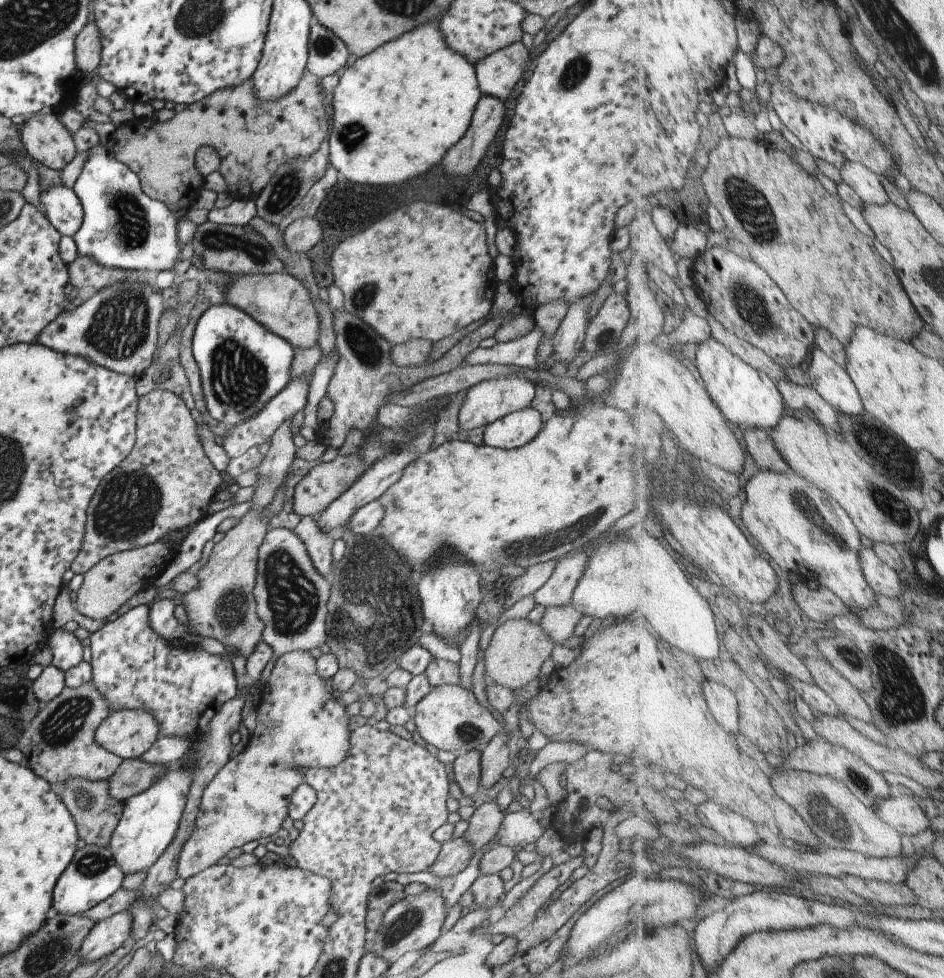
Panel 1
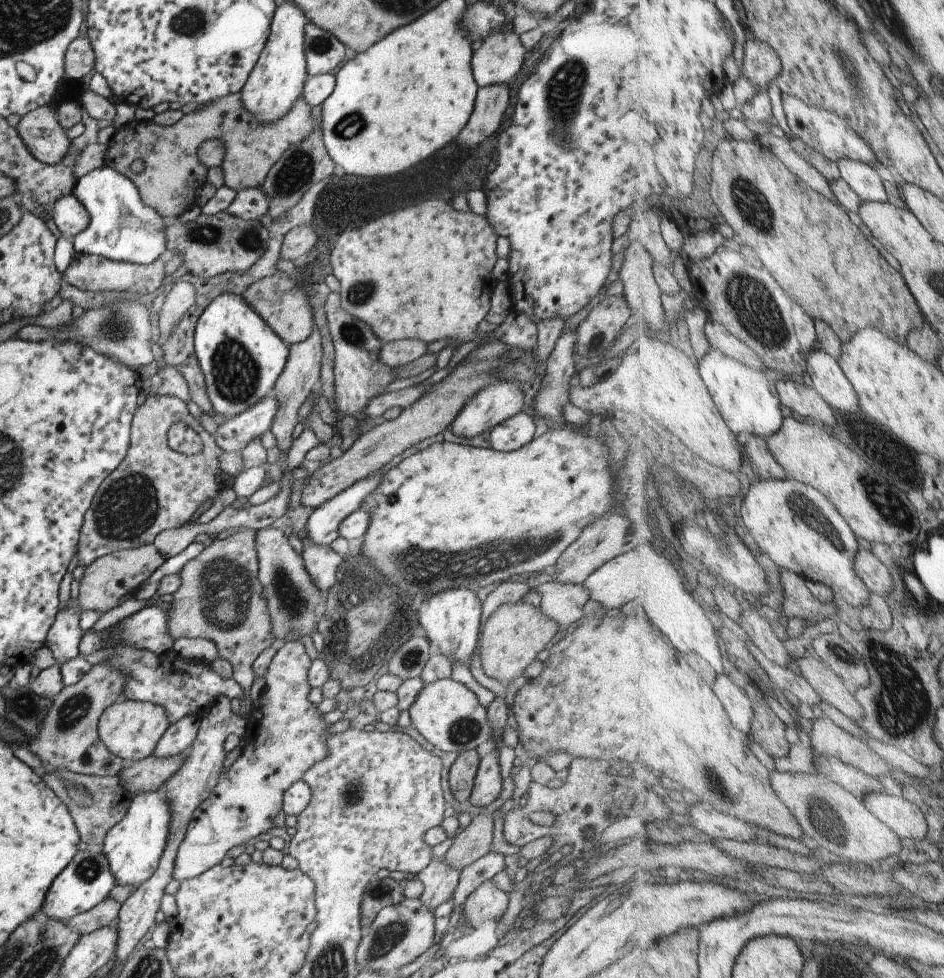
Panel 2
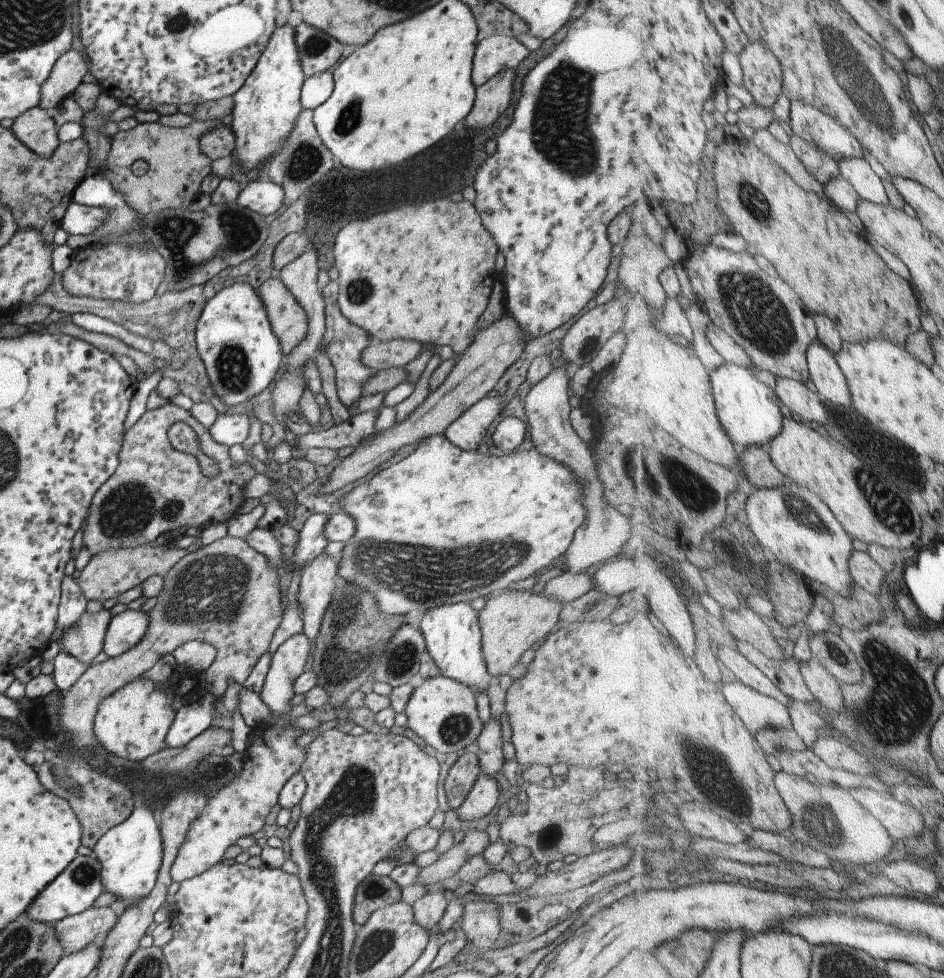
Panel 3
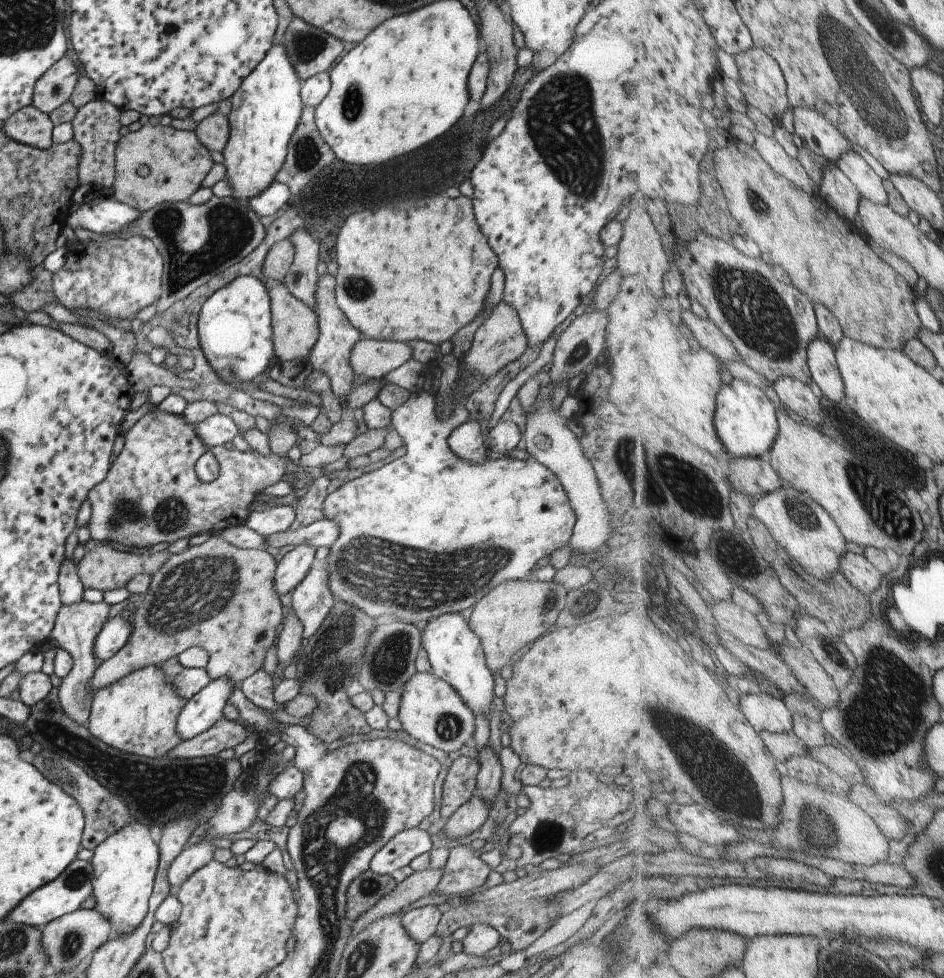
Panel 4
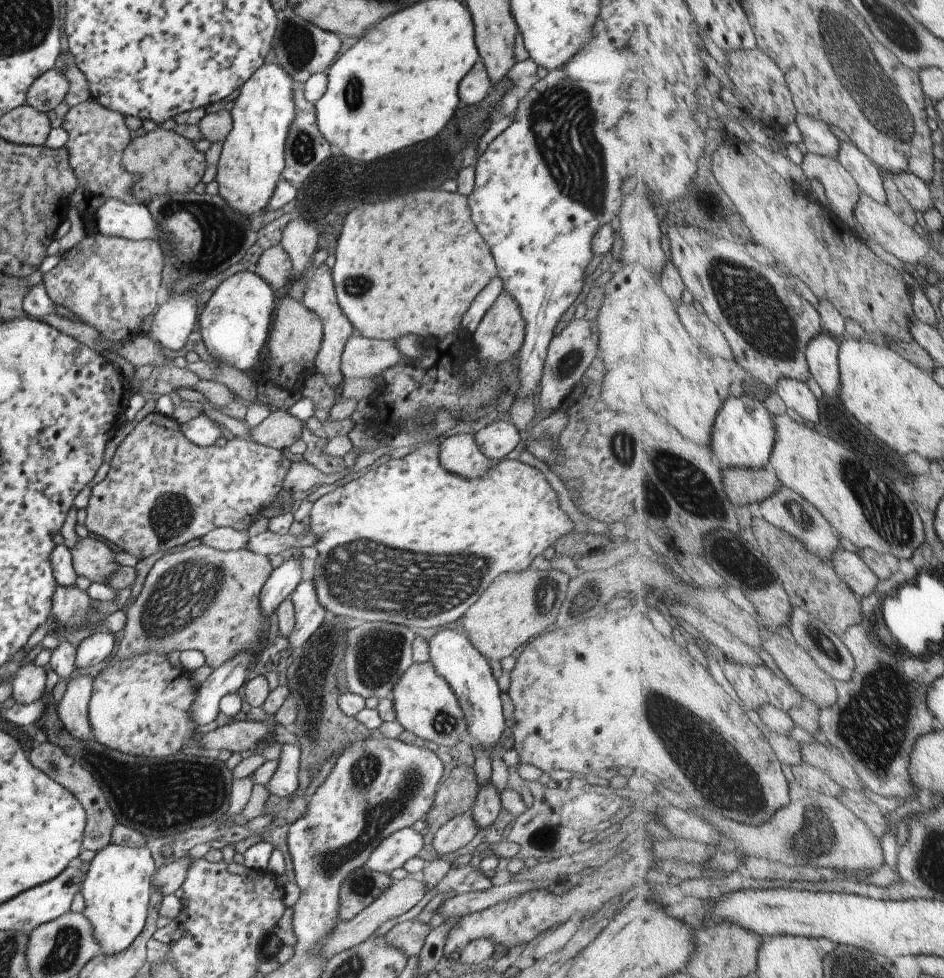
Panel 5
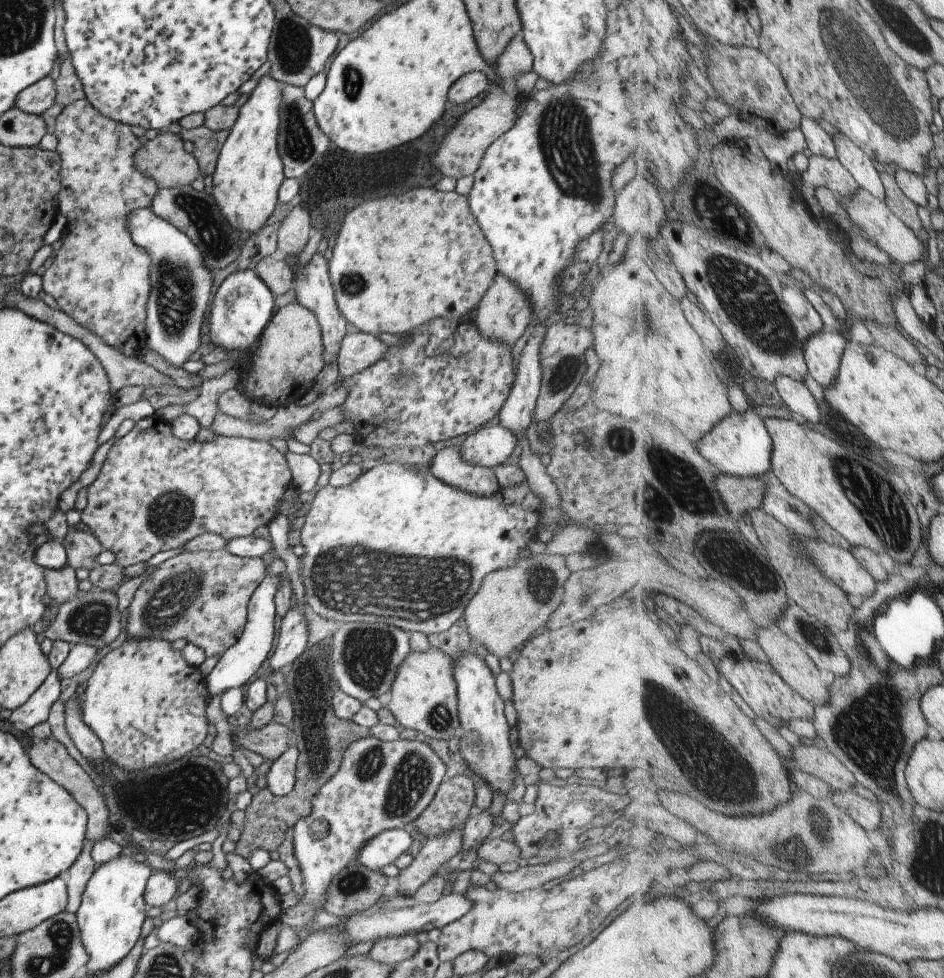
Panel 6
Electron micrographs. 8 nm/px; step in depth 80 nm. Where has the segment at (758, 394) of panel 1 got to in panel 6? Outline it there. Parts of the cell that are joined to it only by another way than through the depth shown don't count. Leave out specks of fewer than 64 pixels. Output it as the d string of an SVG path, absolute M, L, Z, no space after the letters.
M755 406L747 408L745 412L733 410L725 420L719 422L705 439L698 444L699 452L715 466L718 474L731 474L731 476L747 476L757 478L765 477L772 469L772 452L774 451L771 434L765 424L766 418L757 416Z

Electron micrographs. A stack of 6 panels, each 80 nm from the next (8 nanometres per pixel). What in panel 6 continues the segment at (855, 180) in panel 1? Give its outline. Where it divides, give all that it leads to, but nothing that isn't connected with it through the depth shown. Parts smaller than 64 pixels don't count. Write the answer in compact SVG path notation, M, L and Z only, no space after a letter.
M838 132L833 136L838 151L838 160L853 174L860 189L871 192L879 200L886 202L887 192L883 180L873 164L873 160L851 138Z

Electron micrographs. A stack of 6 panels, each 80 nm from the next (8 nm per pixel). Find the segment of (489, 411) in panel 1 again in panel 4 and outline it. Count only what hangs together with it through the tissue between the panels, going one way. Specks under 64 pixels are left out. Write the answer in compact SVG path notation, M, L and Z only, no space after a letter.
M468 420L451 430L447 436L447 446L453 450L459 460L469 464L481 464L486 460L484 434L481 432L481 420Z

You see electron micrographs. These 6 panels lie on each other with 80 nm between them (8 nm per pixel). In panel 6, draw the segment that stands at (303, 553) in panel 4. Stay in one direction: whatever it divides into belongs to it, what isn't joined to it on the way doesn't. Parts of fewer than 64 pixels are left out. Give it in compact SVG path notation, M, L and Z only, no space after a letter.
M269 574L264 580L253 590L249 604L247 604L247 622L245 628L239 636L239 640L230 648L227 648L217 664L213 666L213 670L205 677L205 688L207 688L207 698L211 698L219 692L225 692L231 688L241 687L250 676L252 676L261 663L265 660L271 644L273 644L273 620L275 620L274 603L275 592L281 588L279 584L283 578L277 575Z

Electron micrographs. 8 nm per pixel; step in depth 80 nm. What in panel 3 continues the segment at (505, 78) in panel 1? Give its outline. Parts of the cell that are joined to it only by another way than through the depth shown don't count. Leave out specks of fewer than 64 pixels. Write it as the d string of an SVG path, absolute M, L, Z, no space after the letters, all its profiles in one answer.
M495 34L481 39L476 44L472 58L472 85L479 88L503 67L514 69L528 54L527 48L515 36Z

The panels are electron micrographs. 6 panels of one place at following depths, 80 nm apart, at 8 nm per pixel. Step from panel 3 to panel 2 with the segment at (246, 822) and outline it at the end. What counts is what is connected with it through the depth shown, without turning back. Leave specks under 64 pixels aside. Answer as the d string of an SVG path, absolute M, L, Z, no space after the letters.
M285 641L273 656L268 672L265 674L266 682L252 709L248 711L244 746L229 770L218 776L209 796L195 808L189 819L187 830L175 855L172 868L173 879L181 882L193 878L208 868L219 865L229 848L240 844L246 845L258 834L267 832L273 827L274 816L282 808L282 796L285 790L291 783L301 779L301 775L309 766L326 755L324 742L332 734L325 735L322 732L330 724L321 721L320 713L315 710L316 704L311 704L306 699L306 694L311 689L306 680L306 670L310 662L301 641Z

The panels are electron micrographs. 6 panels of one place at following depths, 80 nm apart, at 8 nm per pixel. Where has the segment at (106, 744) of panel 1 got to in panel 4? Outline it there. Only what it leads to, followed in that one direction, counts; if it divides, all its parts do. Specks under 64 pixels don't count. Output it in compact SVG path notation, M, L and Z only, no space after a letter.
M147 665L98 688L90 700L85 727L101 743L124 753L163 757L182 741L176 731L176 720L186 702L176 693L173 683L165 682L157 665Z

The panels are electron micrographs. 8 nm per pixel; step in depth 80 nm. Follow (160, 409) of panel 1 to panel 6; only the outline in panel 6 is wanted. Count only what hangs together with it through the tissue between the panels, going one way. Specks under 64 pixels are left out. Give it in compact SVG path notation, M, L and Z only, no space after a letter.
M151 415L149 418L143 418L143 420L135 422L133 428L109 448L97 478L87 487L87 504L80 512L80 521L91 532L95 540L101 544L102 551L109 550L109 552L115 554L117 559L114 564L123 568L138 562L146 562L157 552L175 550L175 548L179 547L183 548L185 542L189 542L191 538L204 533L219 534L219 536L227 539L245 537L251 535L258 526L267 525L269 520L276 516L275 508L277 508L277 502L281 500L283 493L291 485L290 472L284 457L271 444L242 437L219 436L214 442L185 441L171 434L169 422L159 416Z

